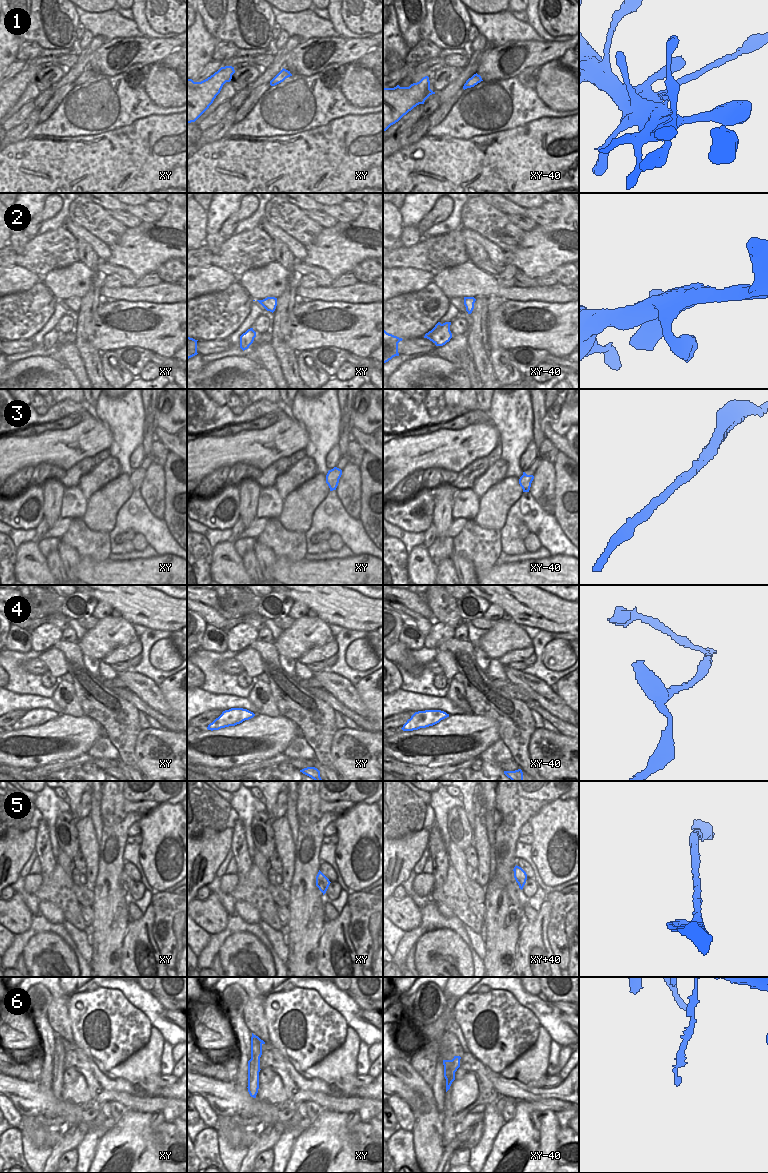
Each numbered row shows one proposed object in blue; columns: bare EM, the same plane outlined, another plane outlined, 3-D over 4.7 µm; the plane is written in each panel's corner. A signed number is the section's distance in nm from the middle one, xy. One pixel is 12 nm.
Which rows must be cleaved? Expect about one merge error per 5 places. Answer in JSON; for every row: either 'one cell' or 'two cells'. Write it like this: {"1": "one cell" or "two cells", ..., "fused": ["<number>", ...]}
{"1": "two cells", "2": "one cell", "3": "one cell", "4": "one cell", "5": "one cell", "6": "two cells", "fused": ["1", "6"]}

